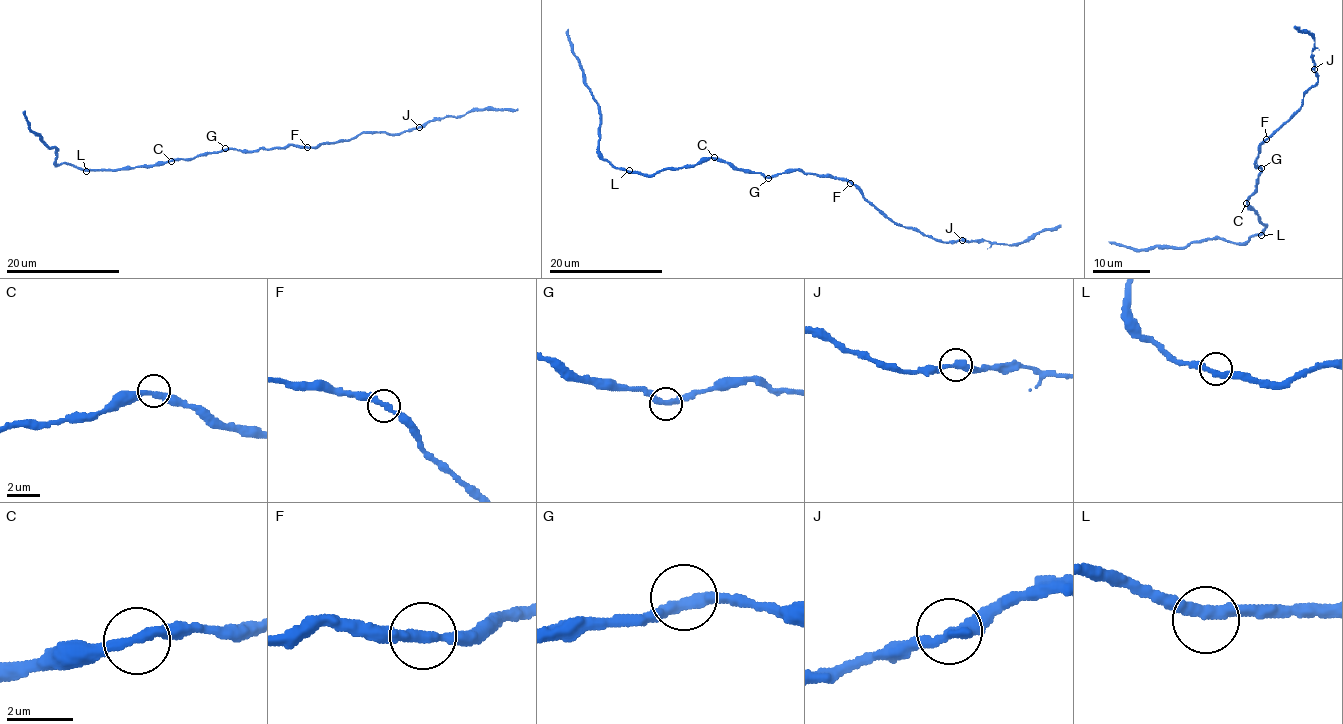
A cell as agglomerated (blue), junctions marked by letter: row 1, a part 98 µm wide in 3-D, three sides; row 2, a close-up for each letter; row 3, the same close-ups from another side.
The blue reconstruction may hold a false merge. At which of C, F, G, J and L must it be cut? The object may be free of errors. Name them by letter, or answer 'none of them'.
none of them

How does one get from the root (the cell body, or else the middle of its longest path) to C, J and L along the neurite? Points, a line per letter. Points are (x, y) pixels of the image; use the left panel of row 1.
C: (225, 150), (171, 161)
J: (225, 150), (249, 151), (290, 145), (314, 149), (326, 142), (356, 138), (361, 133), (398, 134), (418, 127)
L: (225, 150), (152, 165), (86, 171)

